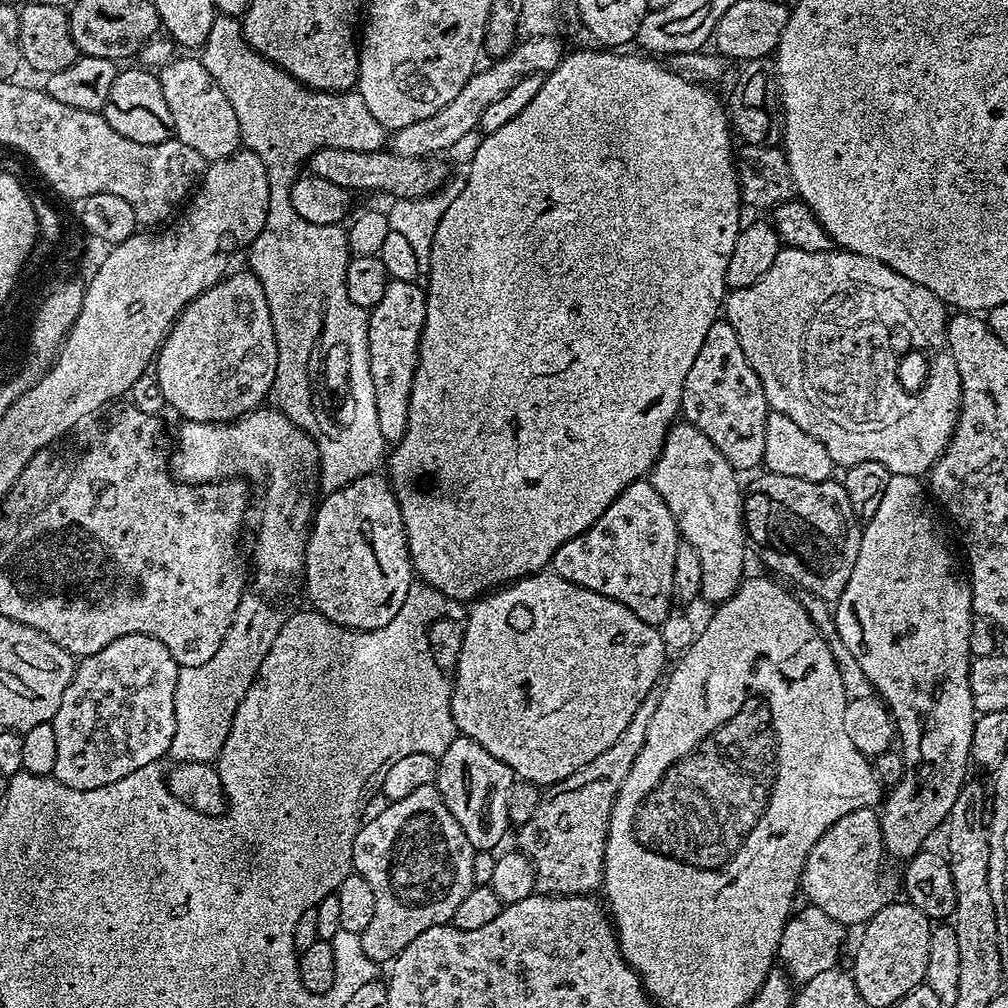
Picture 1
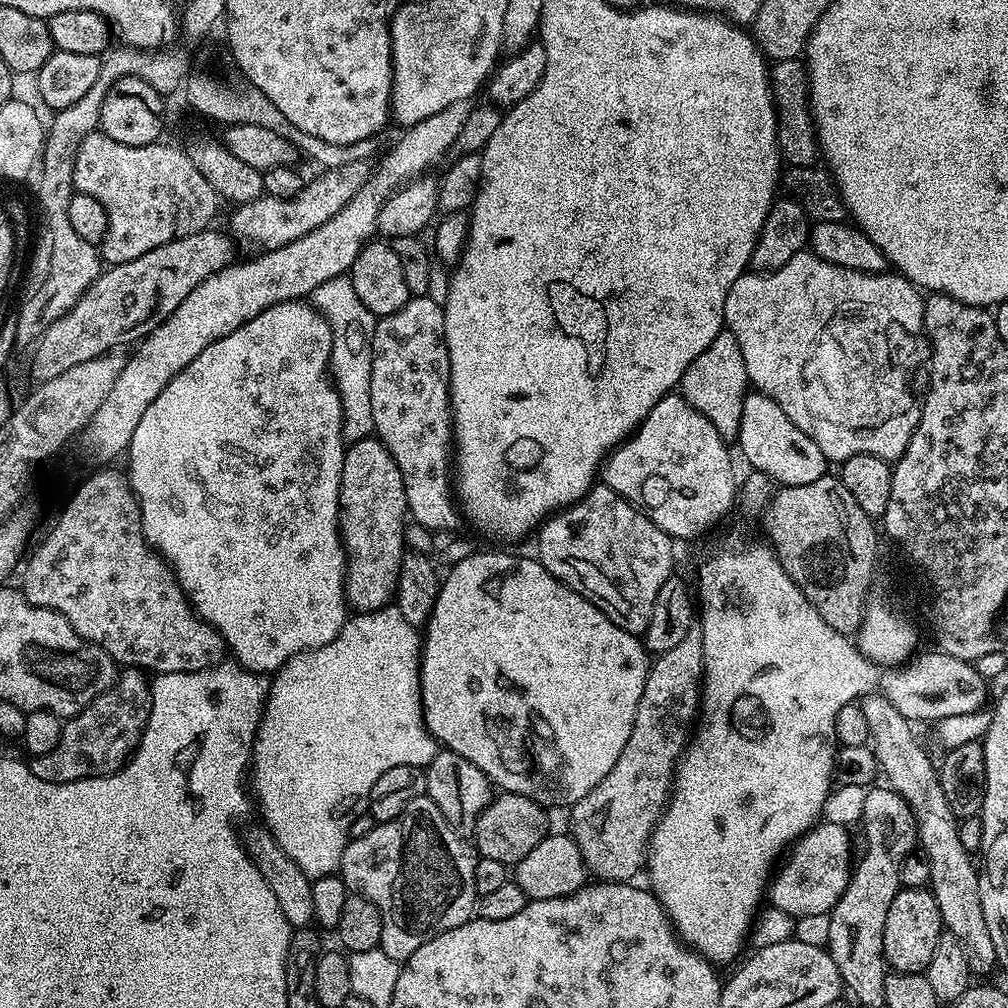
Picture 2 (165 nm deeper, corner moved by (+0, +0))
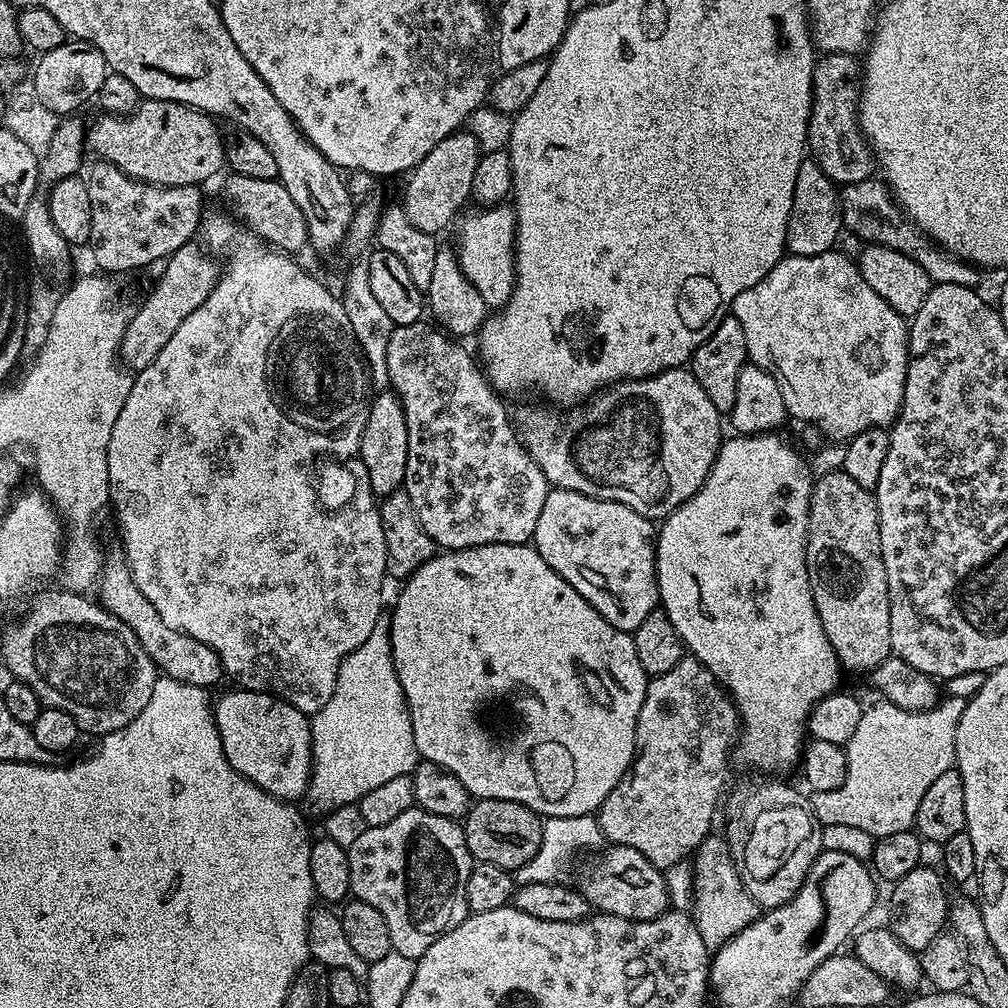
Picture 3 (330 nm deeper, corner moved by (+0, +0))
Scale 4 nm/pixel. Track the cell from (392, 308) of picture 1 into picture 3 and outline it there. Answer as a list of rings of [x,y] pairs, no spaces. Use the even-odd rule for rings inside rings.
[[[417,322],[415,324],[397,324],[390,334],[390,342],[386,342],[386,370],[391,391],[400,399],[402,410],[406,414],[406,430],[408,431],[408,453],[406,454],[406,474],[402,491],[414,505],[414,514],[418,522],[422,522],[422,530],[430,534],[430,538],[441,549],[477,548],[487,544],[528,544],[534,534],[534,526],[538,526],[538,514],[542,514],[542,506],[546,502],[546,494],[550,485],[546,474],[532,461],[524,448],[521,437],[516,435],[510,412],[504,409],[501,397],[488,382],[488,377],[478,367],[477,361],[468,357],[463,343],[457,342],[448,332],[439,327]]]

